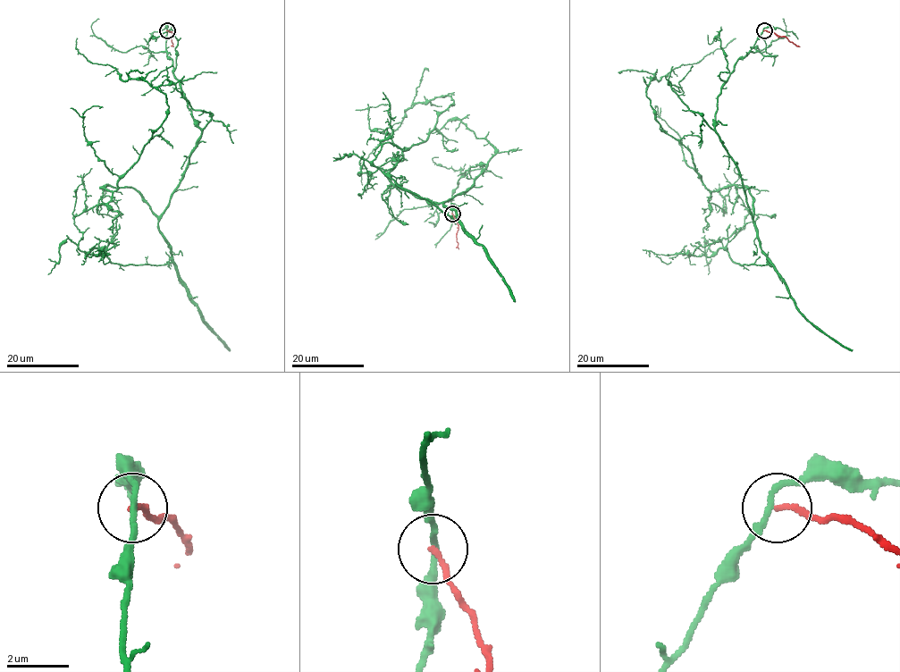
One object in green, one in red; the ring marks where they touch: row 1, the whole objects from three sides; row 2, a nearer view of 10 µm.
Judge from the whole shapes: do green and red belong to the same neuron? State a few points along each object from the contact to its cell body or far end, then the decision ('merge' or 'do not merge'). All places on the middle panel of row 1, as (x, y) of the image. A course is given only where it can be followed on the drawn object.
green via (451, 213), (458, 180), (485, 164), (439, 202), (390, 172), (450, 96), (406, 111), (362, 185) | red via (451, 213), (458, 225), (456, 240), (458, 249) | do not merge

